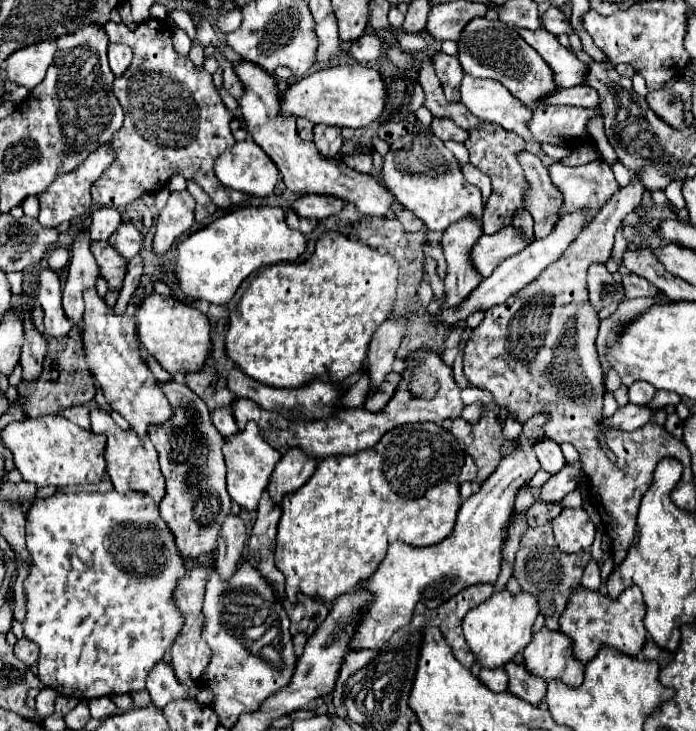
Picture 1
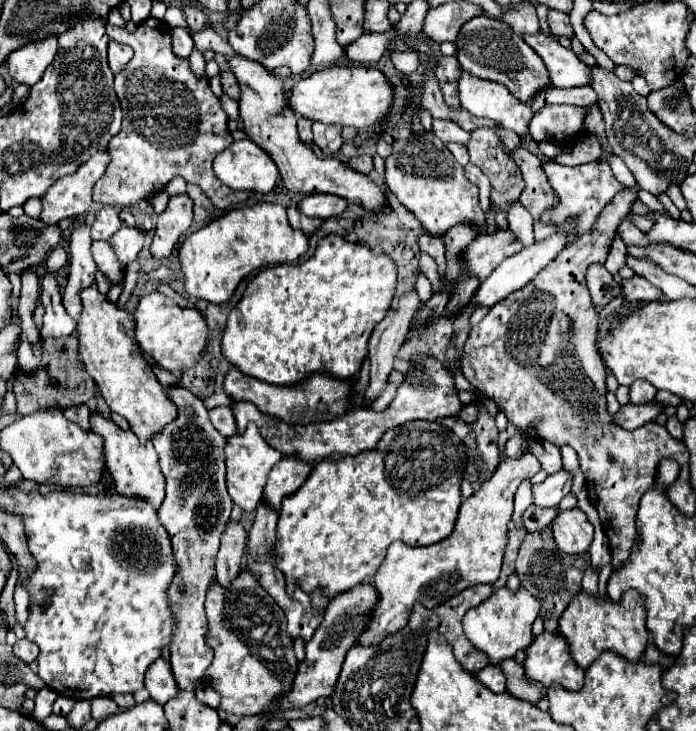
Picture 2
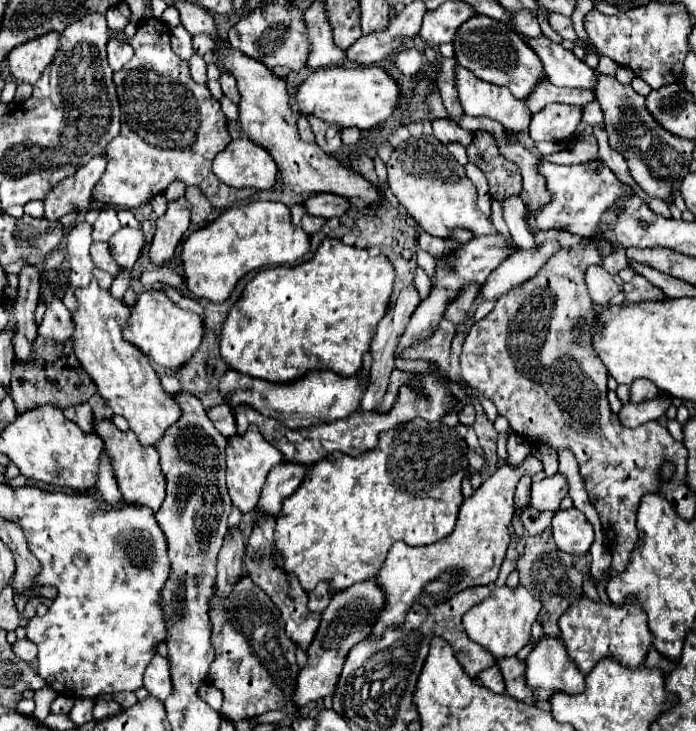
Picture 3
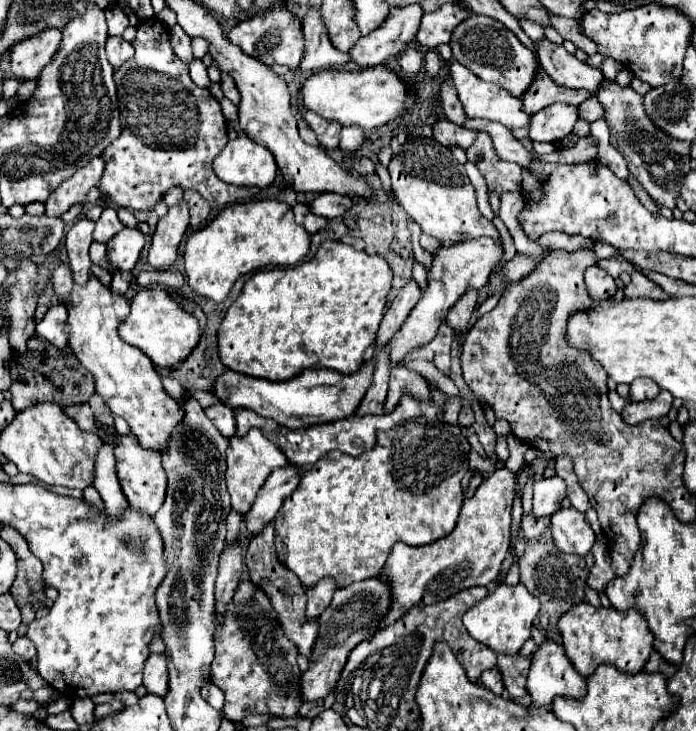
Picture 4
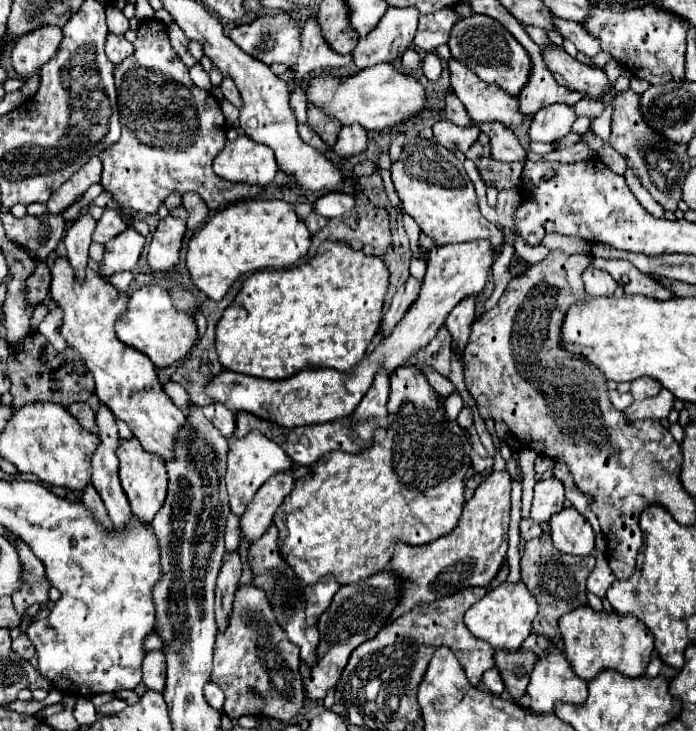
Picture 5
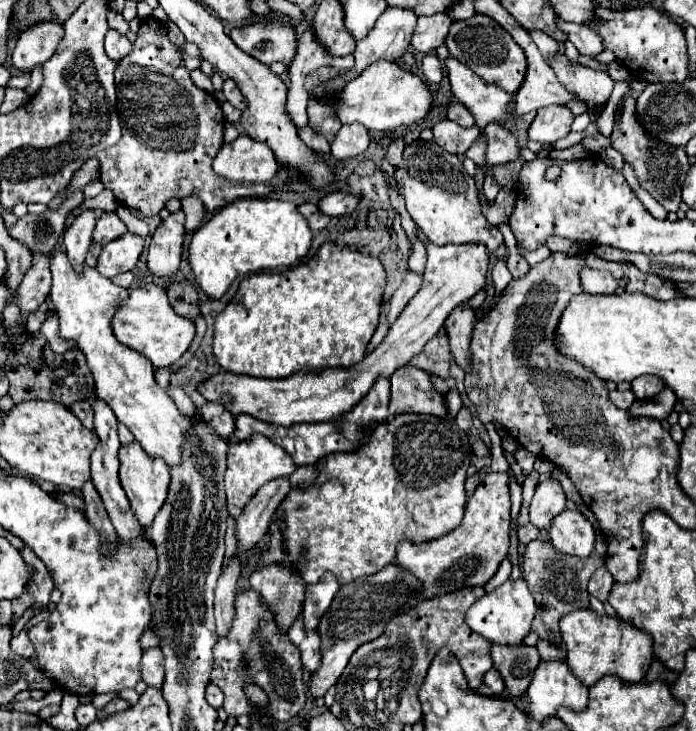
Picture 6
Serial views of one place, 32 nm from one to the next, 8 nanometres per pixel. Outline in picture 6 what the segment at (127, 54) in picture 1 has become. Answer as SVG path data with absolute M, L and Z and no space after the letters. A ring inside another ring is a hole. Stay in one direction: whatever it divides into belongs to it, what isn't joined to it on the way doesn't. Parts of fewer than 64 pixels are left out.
M110 28L110 30L106 32L104 46L106 46L106 54L108 54L114 62L120 62L120 60L132 50L130 40L128 40L124 34L120 34L118 30L114 30L114 28Z

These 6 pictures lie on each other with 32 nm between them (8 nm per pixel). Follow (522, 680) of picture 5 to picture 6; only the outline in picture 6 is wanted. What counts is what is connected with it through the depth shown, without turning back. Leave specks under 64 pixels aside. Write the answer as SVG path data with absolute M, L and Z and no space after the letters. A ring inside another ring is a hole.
M492 644L490 656L494 660L494 668L500 672L506 684L506 690L512 696L518 696L528 690L534 670L542 660L536 646L526 646L526 644L516 644L516 646Z

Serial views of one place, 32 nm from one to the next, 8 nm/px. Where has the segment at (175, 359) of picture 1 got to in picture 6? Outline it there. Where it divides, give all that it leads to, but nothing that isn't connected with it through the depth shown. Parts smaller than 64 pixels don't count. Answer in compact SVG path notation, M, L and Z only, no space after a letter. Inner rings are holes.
M144 284L130 292L128 300L122 300L120 308L112 316L112 330L118 342L144 354L154 368L168 368L188 350L196 328L188 318L172 312L166 296L166 288L158 284Z

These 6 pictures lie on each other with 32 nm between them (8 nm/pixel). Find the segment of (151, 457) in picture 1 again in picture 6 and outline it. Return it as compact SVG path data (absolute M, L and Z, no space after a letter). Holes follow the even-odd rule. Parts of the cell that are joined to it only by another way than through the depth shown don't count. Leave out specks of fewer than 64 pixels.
M134 442L128 446L120 446L118 460L120 460L120 484L130 500L132 512L136 514L138 522L144 528L148 528L168 496L170 468L162 460L148 460L148 454L140 448L140 444L134 444Z

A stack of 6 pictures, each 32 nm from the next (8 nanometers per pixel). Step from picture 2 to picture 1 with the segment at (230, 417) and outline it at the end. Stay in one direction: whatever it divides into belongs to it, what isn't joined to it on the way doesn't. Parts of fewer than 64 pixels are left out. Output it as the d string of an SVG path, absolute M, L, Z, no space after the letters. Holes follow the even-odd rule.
M216 408L210 412L210 416L212 416L212 422L220 430L222 436L228 438L228 436L238 432L238 426L236 426L236 420L234 420L230 408Z

